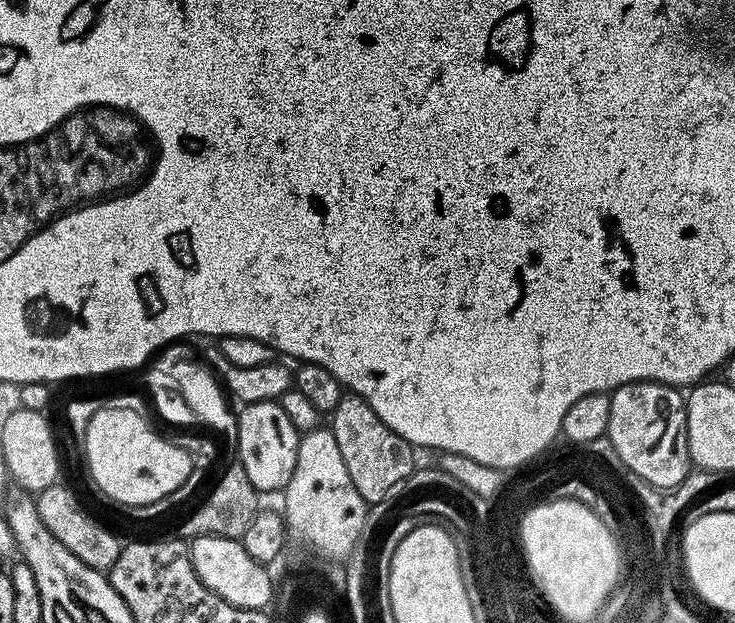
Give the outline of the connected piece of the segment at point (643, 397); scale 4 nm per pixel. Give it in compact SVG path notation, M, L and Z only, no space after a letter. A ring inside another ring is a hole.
M636 380L613 389L606 433L611 449L654 490L676 489L692 470L687 446L687 412L683 393L673 385Z

